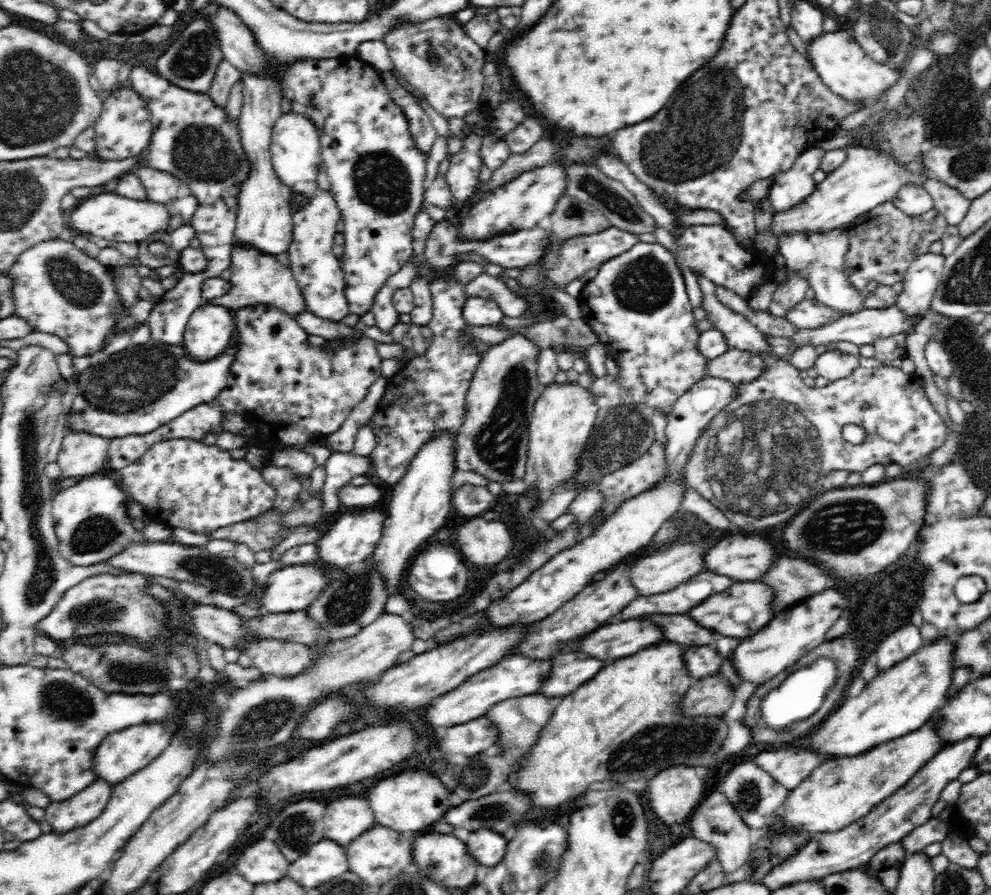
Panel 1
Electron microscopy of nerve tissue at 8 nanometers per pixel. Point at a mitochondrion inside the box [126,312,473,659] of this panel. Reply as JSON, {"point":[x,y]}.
{"point":[219,574]}

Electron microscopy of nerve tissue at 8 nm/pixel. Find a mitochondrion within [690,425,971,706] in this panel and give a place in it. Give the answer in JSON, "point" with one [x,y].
{"point":[848,526]}

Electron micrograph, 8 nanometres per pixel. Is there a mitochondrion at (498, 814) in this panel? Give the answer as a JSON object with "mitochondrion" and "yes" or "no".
{"mitochondrion":"yes"}

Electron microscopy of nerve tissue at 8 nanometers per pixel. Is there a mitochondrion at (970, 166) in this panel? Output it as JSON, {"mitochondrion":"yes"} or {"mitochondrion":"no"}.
{"mitochondrion":"yes"}

